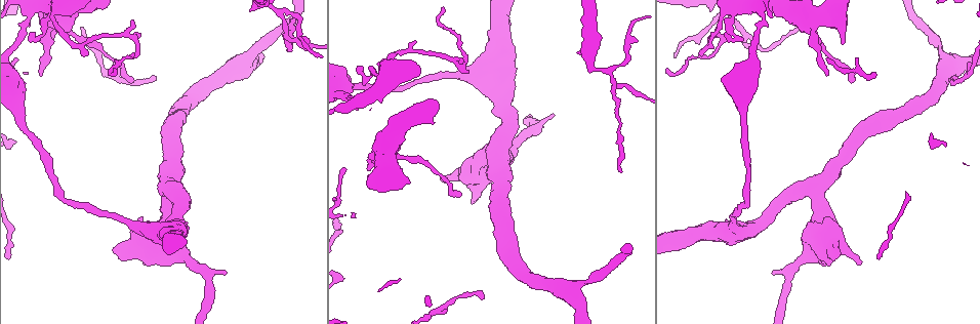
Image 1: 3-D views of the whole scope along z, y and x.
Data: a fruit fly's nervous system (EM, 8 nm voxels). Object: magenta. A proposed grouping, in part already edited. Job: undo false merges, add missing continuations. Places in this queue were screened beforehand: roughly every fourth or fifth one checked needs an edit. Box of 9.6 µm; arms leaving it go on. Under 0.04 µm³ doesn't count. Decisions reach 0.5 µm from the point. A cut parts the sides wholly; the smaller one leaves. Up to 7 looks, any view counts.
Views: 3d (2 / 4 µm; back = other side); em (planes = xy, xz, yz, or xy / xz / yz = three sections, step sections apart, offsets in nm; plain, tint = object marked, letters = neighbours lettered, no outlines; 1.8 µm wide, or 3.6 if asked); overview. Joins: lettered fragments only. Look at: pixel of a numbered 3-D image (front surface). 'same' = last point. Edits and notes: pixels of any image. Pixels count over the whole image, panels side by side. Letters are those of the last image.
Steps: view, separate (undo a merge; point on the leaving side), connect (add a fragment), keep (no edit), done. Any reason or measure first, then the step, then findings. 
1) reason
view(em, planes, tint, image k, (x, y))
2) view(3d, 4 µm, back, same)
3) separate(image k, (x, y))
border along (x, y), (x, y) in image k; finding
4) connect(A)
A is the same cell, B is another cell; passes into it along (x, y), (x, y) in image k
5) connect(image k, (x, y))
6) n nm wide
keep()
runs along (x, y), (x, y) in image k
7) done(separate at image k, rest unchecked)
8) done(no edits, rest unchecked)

branch stops here
view(3d, 4 µm, image 1, (826, 75))

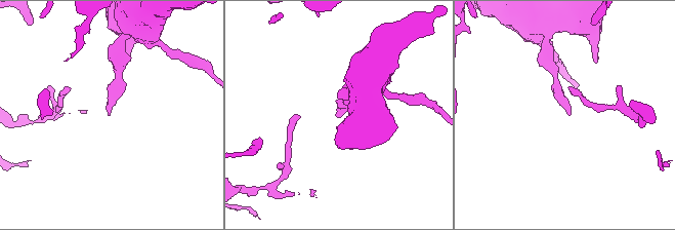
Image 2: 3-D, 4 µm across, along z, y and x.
shape alone is not enough
view(em, xy, step 16, plain, image 2, (571, 114))

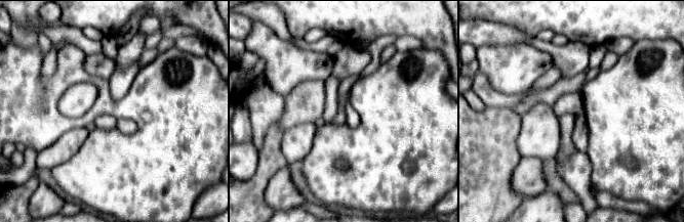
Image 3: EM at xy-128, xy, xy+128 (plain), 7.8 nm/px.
view(em, xy, step 16, letters, same)

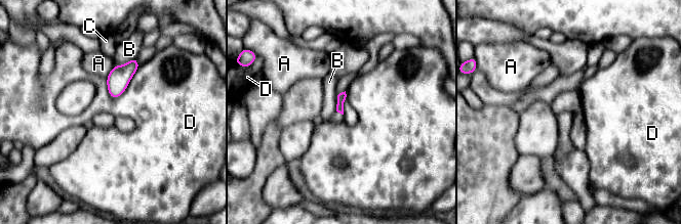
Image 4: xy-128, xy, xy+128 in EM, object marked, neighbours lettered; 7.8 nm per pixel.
D touches over 340 nm
keep()
A, B, C and D are other cells; border along (135, 56), (121, 64), (114, 65) in image 4; no lettered fragment goes on from it

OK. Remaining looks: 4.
free end
view(em, yz, step 8, tint, image 1, (131, 82))

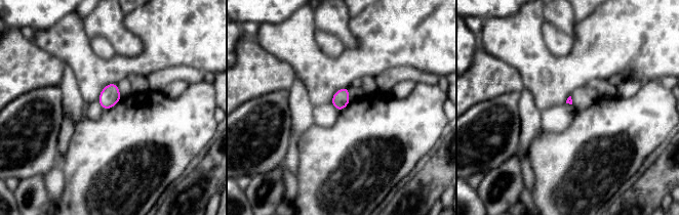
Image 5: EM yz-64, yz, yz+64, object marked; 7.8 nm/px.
view(em, planes, letters, same)

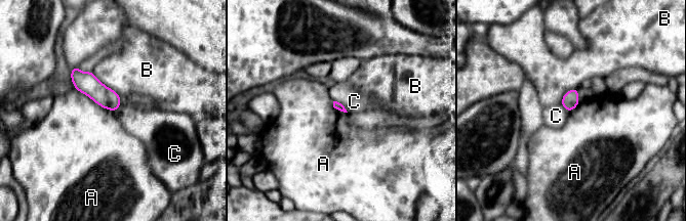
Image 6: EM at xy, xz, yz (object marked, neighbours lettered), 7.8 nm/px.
keep()
A, B and C are other cells; border along (75, 89), (113, 112) in image 6; none of them fits

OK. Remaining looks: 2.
tapers out
view(3d, 4 µm, image 1, (618, 170))

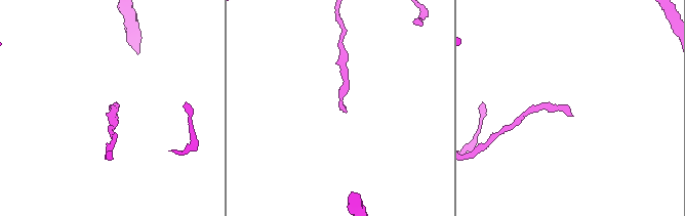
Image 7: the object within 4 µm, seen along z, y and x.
need the tissue
view(em, planes, letters, image 7, (343, 108))

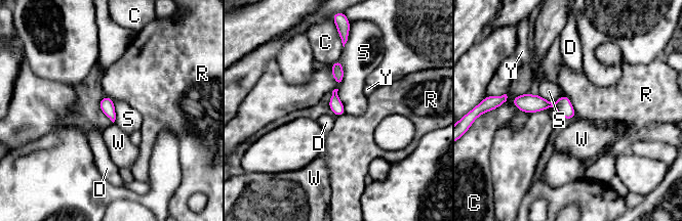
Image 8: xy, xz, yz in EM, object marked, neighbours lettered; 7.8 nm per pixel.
keep()
C, D, R, S, W and Y are other cells; border along (564, 94), (569, 99), (575, 114) in image 8; no lettered fragment goes on from it

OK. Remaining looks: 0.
done(no edits, rest unchecked)

